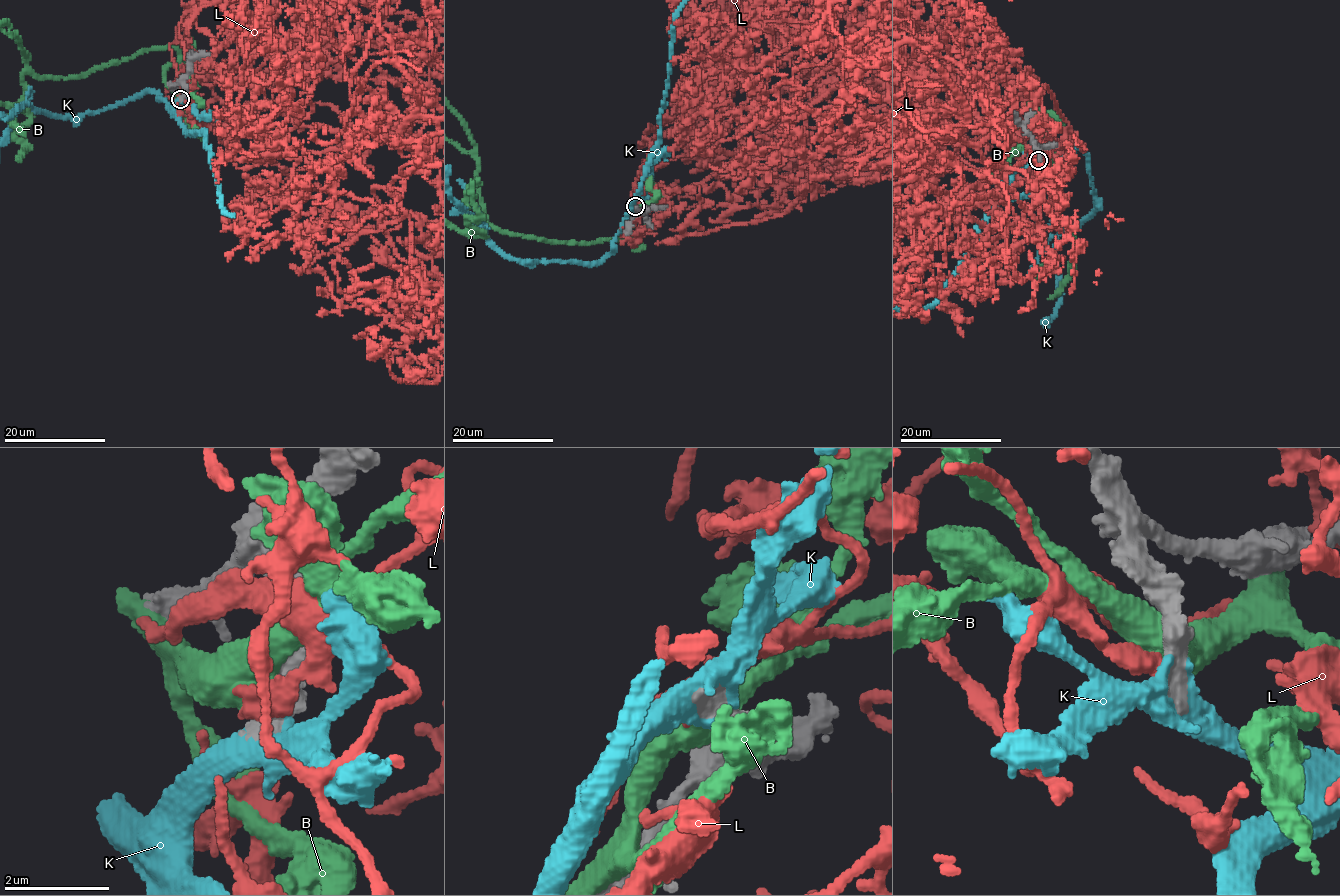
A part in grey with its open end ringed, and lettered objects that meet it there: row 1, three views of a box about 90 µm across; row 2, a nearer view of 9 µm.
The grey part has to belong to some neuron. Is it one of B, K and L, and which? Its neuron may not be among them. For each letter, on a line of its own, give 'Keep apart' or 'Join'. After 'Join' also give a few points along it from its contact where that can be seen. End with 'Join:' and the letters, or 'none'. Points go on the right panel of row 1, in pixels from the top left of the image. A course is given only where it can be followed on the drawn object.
B: Keep apart
K: Join
L: Keep apart
Join: K

